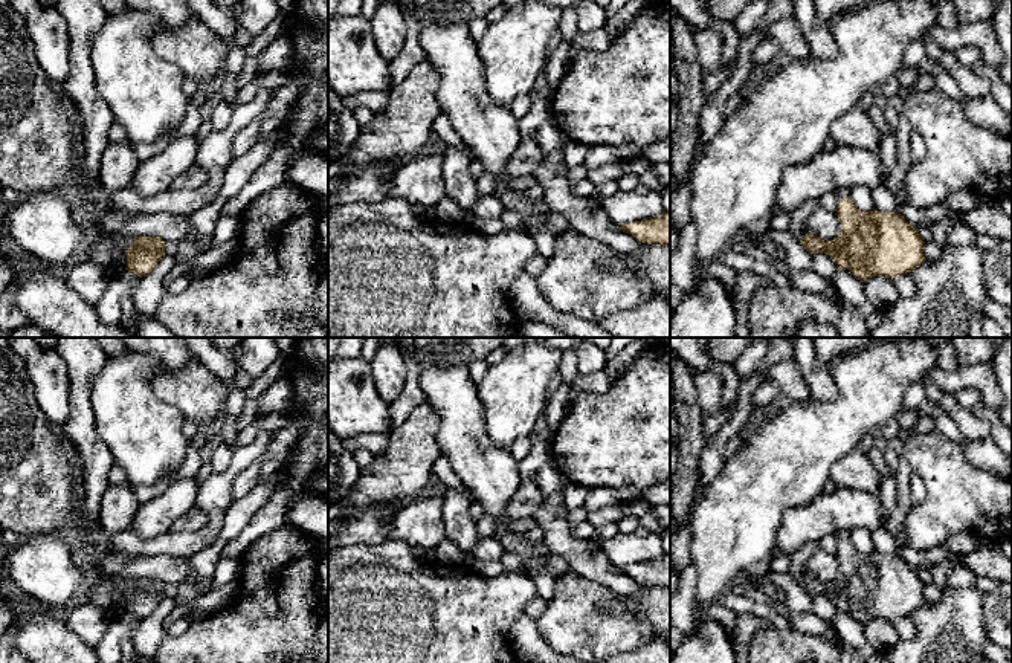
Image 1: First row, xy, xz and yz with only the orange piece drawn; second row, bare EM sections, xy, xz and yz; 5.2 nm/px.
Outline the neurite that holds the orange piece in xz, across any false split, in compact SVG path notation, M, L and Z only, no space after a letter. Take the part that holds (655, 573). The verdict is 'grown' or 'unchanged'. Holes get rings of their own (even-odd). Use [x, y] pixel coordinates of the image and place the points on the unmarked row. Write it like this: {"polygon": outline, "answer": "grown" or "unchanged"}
{"polygon": "M670 553L662 555L659 559L632 564L620 570L640 585L670 590Z", "answer": "unchanged"}

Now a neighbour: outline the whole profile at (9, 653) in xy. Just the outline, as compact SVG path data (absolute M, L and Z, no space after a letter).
M9 626L0 639L0 663L27 663L26 657L15 646L17 631Z

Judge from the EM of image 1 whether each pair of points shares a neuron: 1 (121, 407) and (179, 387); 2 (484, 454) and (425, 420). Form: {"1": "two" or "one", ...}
{"1": "two", "2": "two"}

